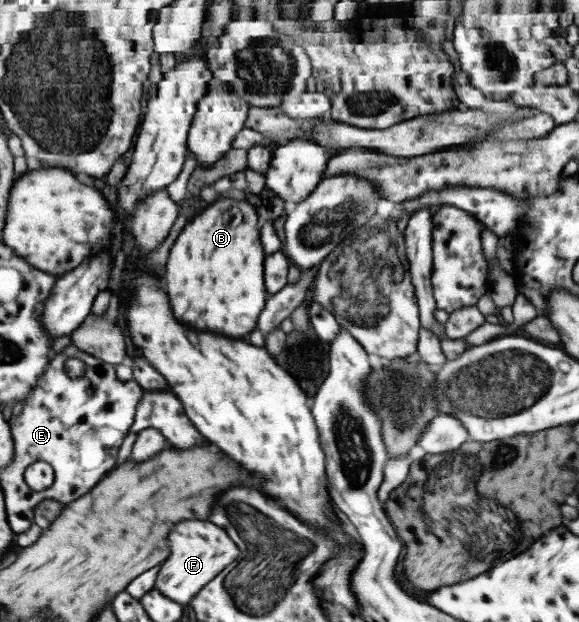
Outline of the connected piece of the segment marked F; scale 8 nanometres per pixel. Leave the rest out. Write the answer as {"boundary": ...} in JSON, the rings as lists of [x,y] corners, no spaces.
{"boundary":[[[211,521],[179,523],[179,529],[171,533],[171,551],[173,553],[165,561],[167,565],[163,565],[155,587],[172,601],[183,605],[189,605],[197,593],[202,591],[207,583],[211,583],[225,565],[229,565],[239,555],[239,549],[231,543],[225,531]]]}

